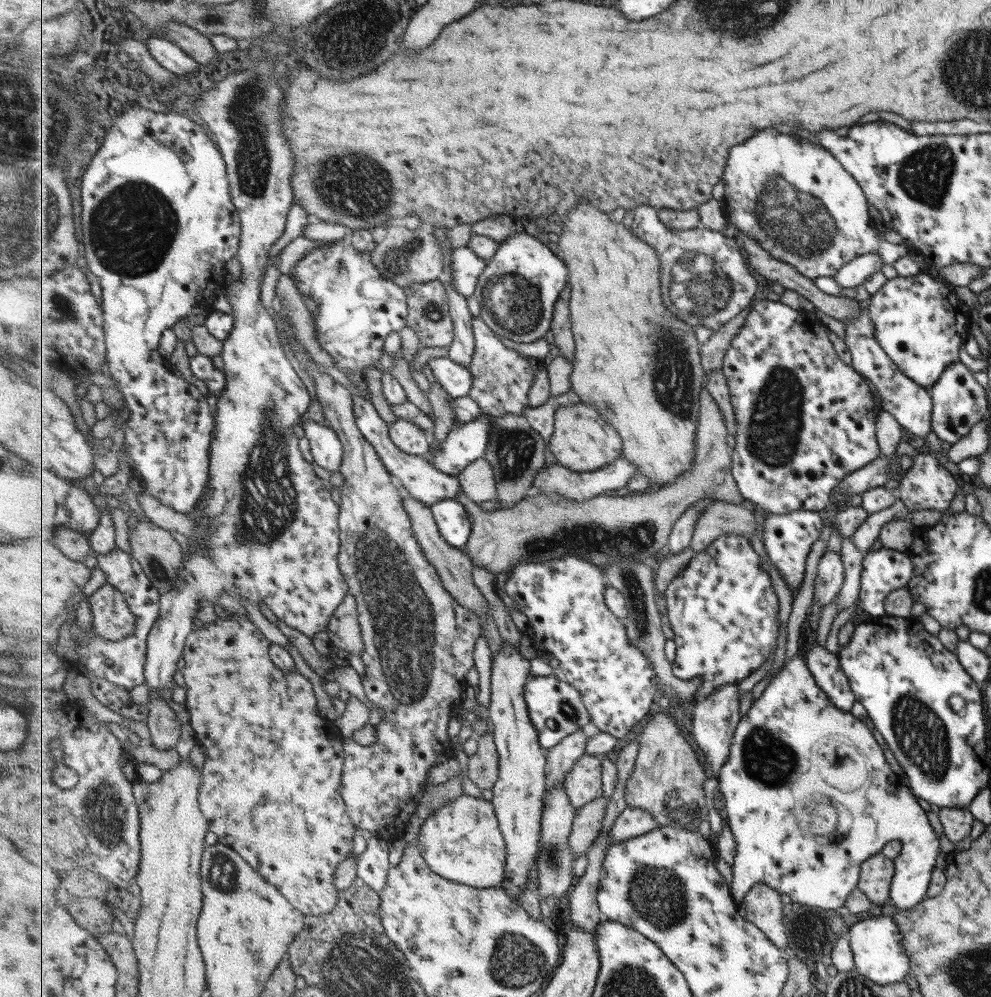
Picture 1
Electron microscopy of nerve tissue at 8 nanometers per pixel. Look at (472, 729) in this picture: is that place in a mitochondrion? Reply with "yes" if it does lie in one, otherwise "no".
no

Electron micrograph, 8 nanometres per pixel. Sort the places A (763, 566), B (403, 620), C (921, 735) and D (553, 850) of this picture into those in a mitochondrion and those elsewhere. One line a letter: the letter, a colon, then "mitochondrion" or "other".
A: other
B: mitochondrion
C: mitochondrion
D: mitochondrion

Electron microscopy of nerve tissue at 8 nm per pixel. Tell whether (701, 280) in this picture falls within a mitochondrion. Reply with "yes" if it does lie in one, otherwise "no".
yes

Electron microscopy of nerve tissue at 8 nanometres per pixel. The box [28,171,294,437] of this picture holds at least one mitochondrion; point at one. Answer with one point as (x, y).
(131, 231)

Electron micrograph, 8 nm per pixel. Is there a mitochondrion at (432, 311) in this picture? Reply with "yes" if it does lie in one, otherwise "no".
yes

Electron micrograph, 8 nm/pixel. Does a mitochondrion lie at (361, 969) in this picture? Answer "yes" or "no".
yes

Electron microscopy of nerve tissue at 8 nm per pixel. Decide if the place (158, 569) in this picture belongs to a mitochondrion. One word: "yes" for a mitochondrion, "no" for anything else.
yes

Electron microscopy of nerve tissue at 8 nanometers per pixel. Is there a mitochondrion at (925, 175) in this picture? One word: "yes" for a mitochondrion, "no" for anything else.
yes

